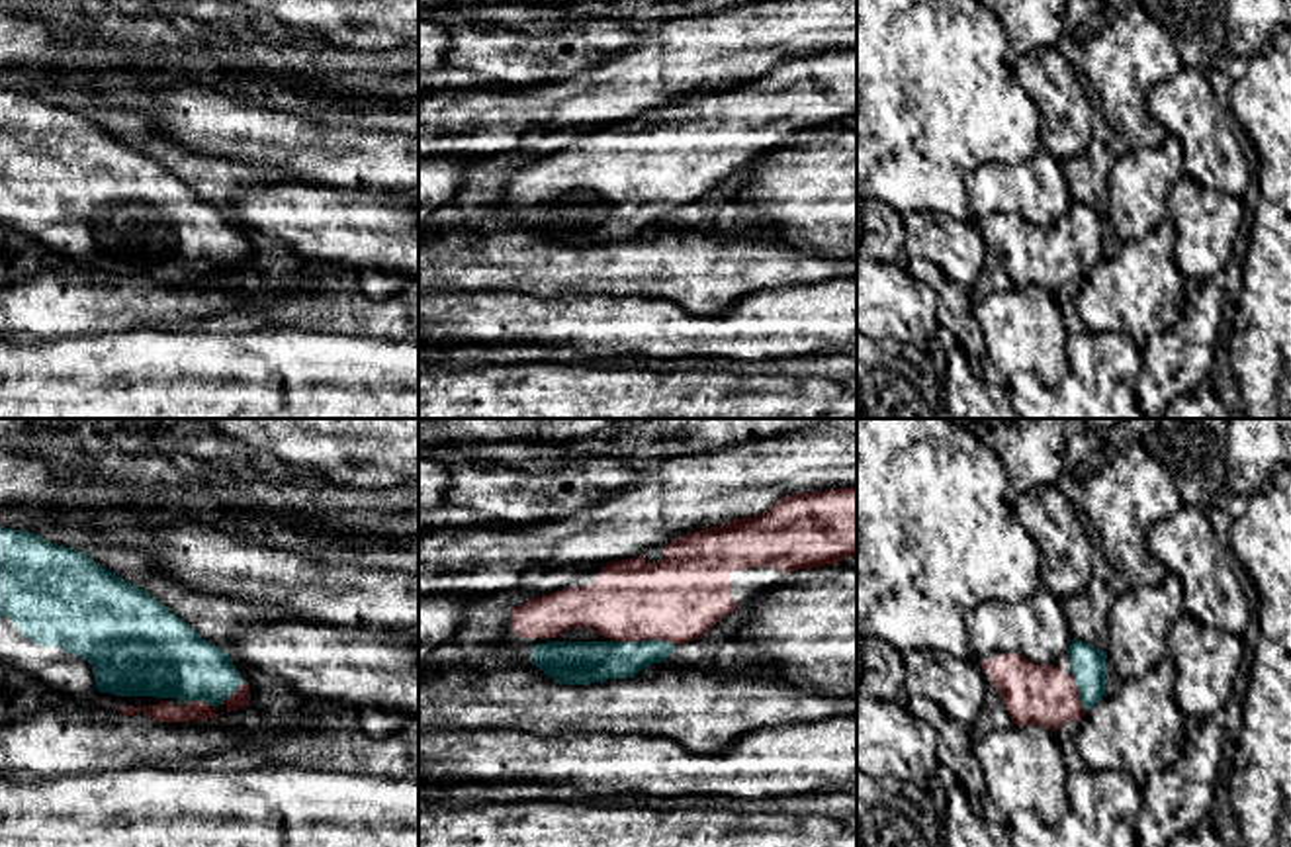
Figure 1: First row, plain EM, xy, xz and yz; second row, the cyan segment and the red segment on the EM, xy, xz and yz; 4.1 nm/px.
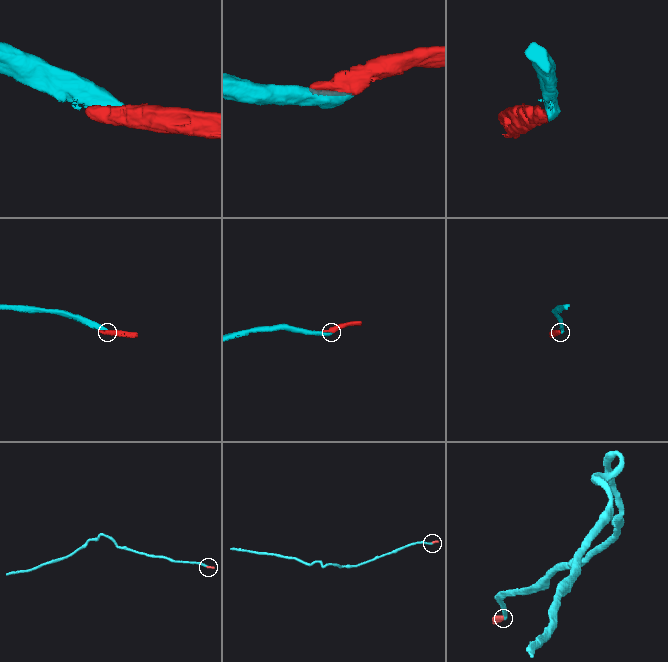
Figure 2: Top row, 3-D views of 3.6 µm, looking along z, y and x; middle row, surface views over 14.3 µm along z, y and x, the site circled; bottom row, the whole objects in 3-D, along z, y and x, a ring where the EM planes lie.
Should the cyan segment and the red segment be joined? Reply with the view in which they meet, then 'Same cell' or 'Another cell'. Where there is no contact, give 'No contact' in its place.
Touches cyan in xz. Same cell

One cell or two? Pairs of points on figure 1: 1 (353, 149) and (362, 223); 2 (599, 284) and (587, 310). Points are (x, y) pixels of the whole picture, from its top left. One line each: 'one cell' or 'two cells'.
1: two cells
2: two cells

